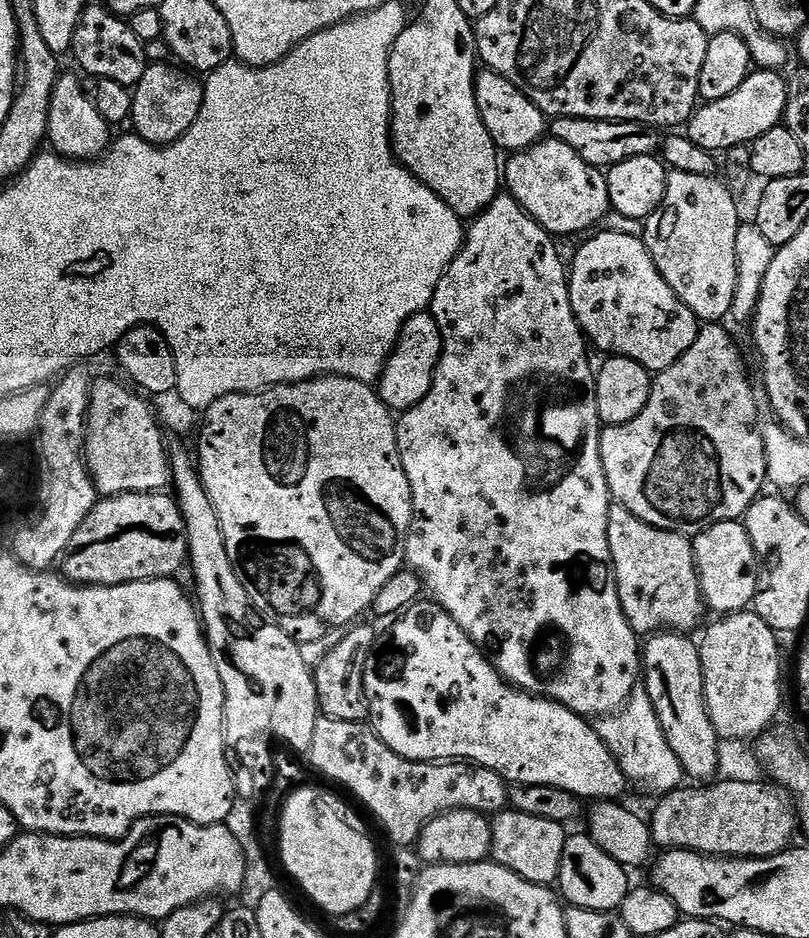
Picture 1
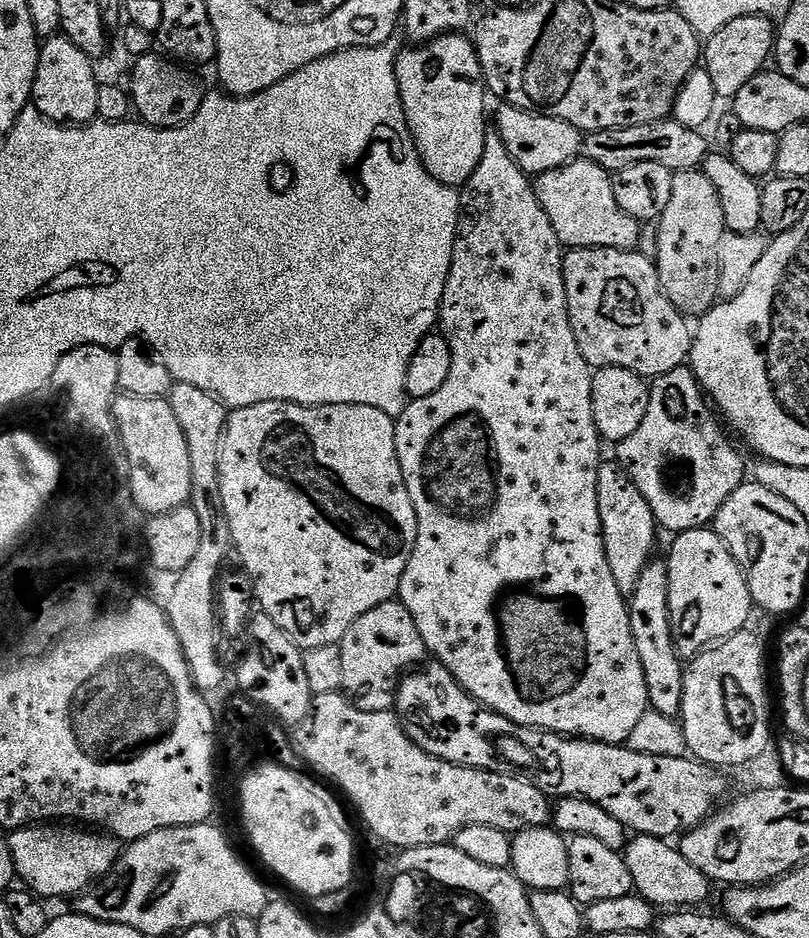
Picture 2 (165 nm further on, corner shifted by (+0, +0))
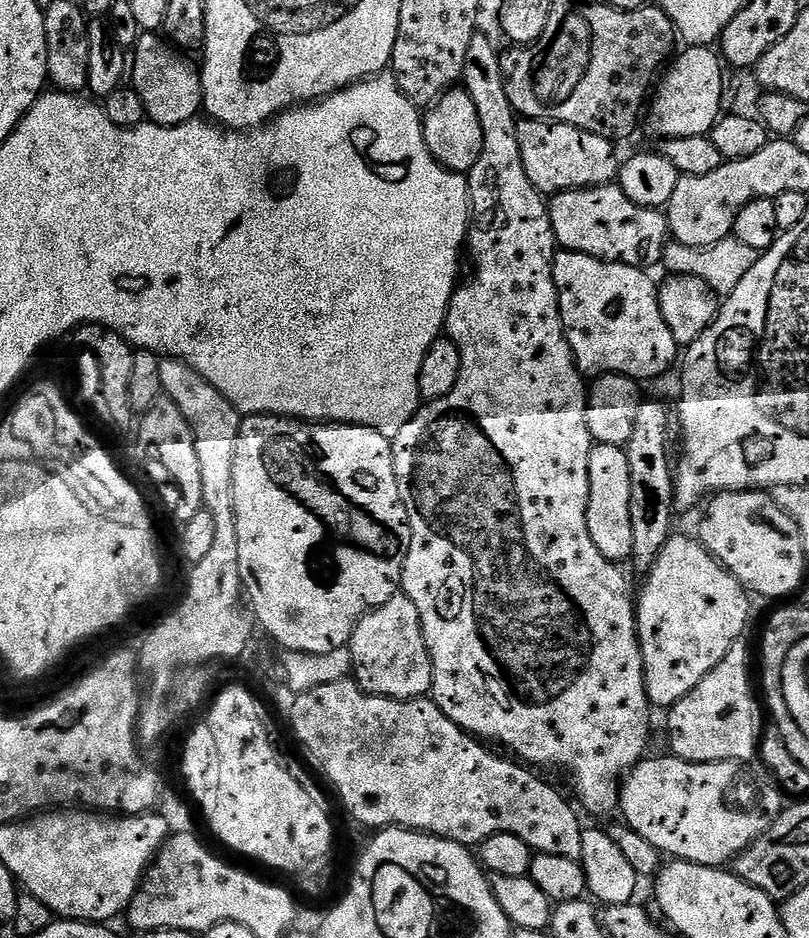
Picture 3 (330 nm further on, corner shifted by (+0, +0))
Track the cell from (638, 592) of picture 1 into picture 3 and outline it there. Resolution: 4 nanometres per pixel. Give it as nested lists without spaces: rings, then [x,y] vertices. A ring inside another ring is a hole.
[[[596,444],[590,450],[590,502],[586,506],[586,526],[590,526],[590,538],[594,538],[594,546],[598,546],[598,550],[602,550],[602,554],[607,560],[613,562],[627,561],[632,555],[632,547],[634,546],[634,533],[630,527],[630,462],[628,461],[628,453],[621,445],[618,444]]]

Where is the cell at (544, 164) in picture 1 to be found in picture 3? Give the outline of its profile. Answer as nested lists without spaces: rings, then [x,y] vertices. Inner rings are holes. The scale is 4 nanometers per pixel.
[[[616,182],[555,193],[548,200],[548,213],[557,245],[563,251],[597,256],[609,264],[652,270],[663,261],[664,245],[670,240],[667,215],[630,202]]]

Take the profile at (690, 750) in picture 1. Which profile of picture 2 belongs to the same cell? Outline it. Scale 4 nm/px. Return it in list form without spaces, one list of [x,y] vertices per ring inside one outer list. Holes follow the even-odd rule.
[[[654,558],[644,569],[628,600],[630,630],[634,634],[634,646],[646,674],[646,690],[651,711],[660,712],[673,718],[679,717],[684,689],[684,669],[682,657],[676,652],[670,622],[670,578],[668,562],[664,558]]]

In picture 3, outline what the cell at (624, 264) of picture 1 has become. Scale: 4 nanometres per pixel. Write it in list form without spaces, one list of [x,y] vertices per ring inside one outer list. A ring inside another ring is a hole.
[[[557,251],[554,258],[554,286],[560,292],[560,321],[568,339],[576,367],[595,378],[601,374],[631,376],[637,382],[660,376],[672,363],[677,363],[678,343],[659,308],[657,281],[652,281],[643,268],[609,264],[597,256],[581,252]]]

